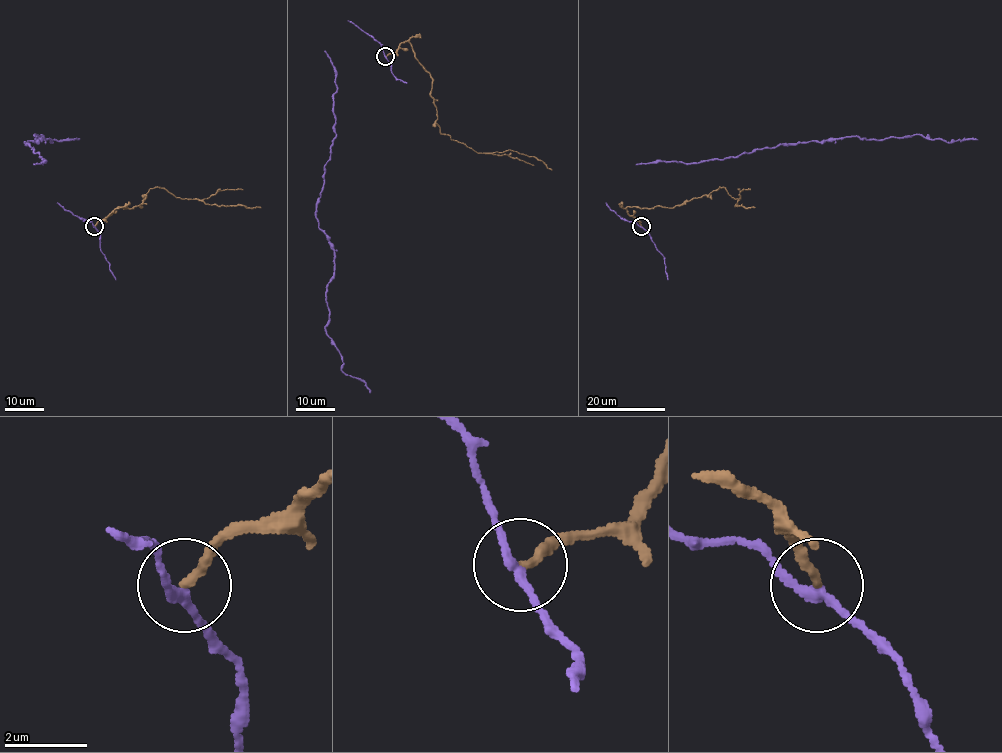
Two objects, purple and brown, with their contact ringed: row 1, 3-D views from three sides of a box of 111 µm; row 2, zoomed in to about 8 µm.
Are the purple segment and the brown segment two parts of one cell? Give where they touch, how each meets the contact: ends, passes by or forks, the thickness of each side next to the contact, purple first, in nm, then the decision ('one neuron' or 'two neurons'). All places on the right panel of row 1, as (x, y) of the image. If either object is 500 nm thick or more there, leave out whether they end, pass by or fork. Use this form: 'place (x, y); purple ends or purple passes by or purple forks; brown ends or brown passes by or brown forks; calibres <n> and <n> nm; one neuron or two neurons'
place (641, 226); purple passes by; brown ends; calibres 200 and 220 nm; two neurons

